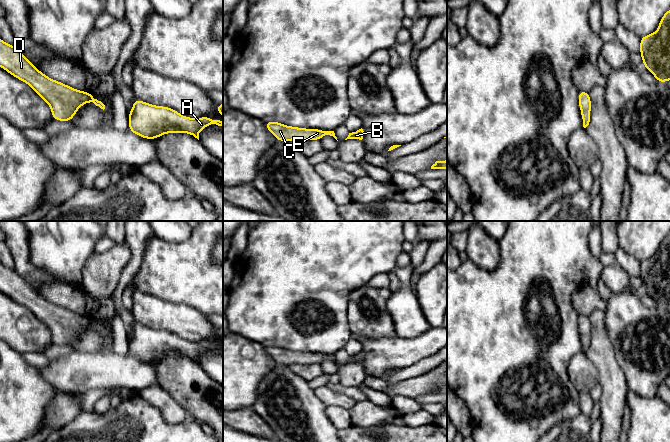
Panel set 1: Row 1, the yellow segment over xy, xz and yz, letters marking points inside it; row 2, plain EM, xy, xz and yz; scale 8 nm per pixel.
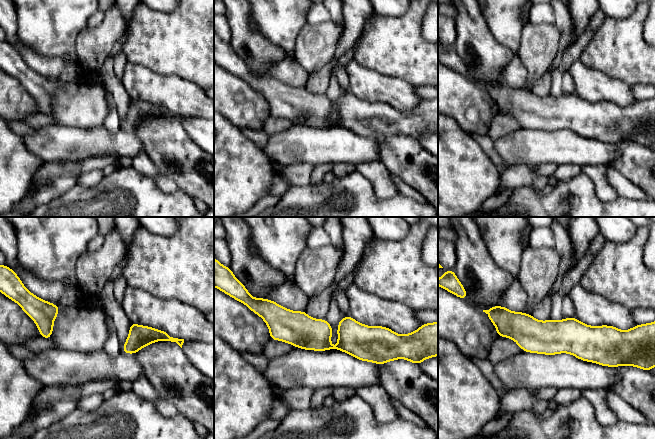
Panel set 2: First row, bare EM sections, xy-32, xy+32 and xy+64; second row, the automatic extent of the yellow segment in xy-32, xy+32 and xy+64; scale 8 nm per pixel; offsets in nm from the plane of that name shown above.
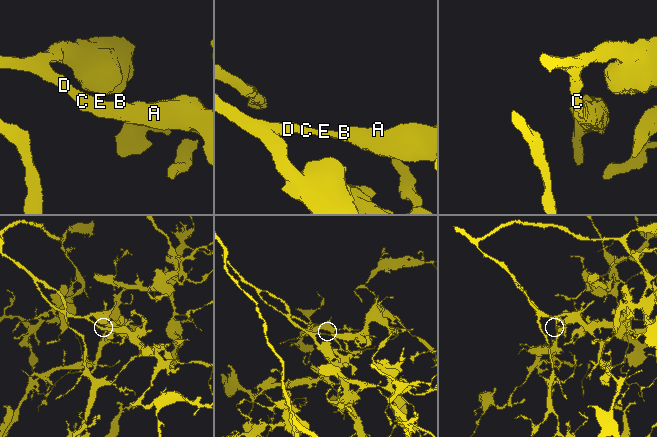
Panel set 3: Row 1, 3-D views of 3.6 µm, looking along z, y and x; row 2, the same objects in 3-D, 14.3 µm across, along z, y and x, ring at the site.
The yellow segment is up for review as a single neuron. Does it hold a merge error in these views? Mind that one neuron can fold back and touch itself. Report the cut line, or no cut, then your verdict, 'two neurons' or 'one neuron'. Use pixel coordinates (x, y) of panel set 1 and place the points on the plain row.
no cut | one neuron

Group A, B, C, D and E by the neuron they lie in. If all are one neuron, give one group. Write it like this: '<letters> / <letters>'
A B C D E

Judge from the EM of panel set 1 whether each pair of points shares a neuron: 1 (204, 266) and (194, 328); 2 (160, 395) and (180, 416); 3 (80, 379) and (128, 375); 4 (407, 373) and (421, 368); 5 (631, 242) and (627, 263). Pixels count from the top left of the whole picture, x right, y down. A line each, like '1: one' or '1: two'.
1: two
2: one
3: one
4: one
5: two

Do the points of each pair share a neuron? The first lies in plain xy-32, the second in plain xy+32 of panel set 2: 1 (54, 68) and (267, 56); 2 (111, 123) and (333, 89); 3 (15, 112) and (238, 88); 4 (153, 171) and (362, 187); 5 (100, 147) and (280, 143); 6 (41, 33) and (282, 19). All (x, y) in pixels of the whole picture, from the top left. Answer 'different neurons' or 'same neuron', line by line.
1: different neurons
2: same neuron
3: same neuron
4: different neurons
5: same neuron
6: same neuron

